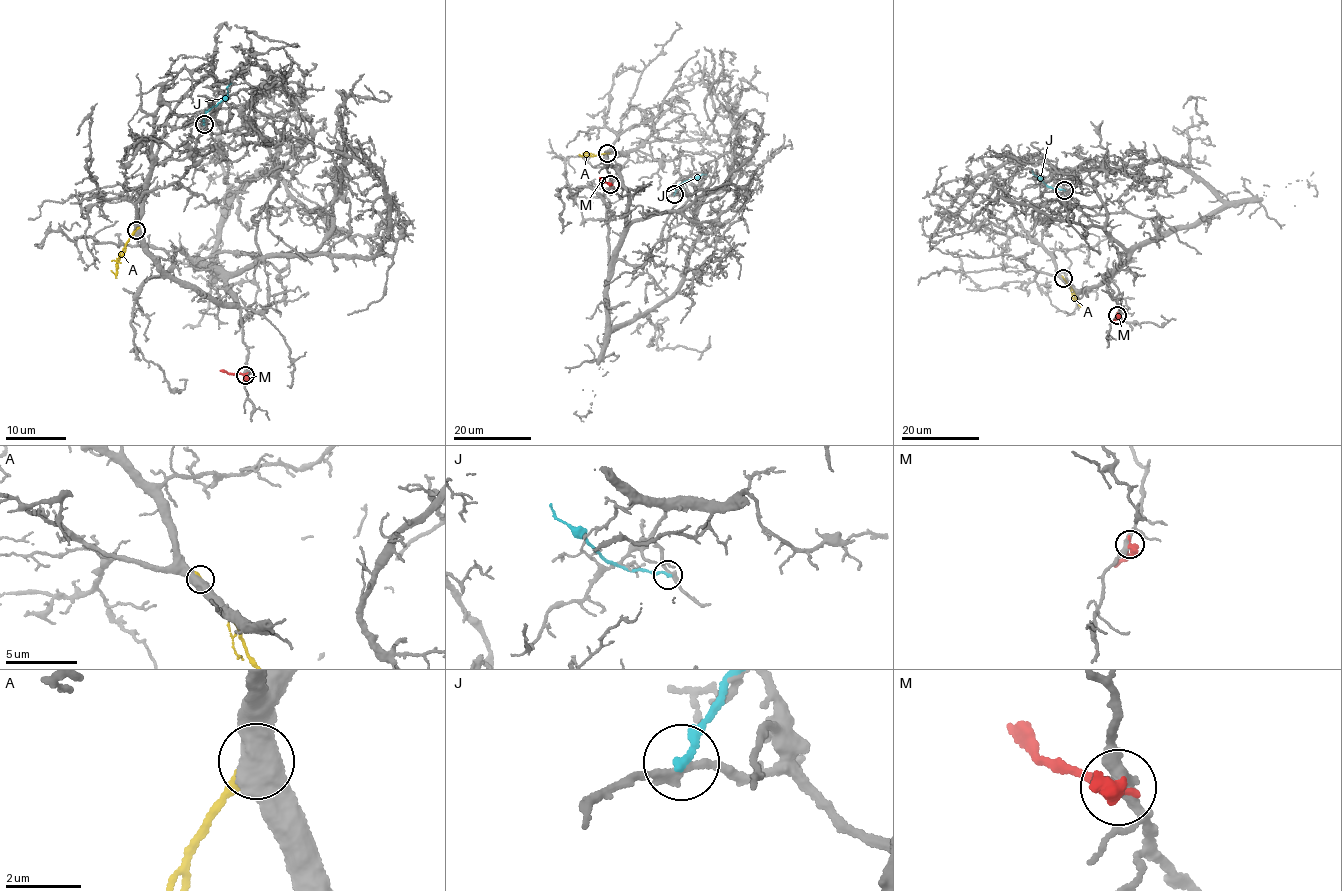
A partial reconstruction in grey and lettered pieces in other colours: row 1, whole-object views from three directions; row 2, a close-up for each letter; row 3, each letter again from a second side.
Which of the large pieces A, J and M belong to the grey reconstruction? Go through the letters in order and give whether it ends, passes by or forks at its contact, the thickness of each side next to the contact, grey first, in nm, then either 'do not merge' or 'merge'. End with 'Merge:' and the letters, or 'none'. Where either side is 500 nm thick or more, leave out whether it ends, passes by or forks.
A: 600/280 nm | do not merge
J: it ends | 220/200 nm | do not merge
M: 400/550 nm | merge
Merge: M

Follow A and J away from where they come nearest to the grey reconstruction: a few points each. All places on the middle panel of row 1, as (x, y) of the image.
A: (607, 153), (578, 154)
J: (674, 194), (682, 183), (706, 174)

